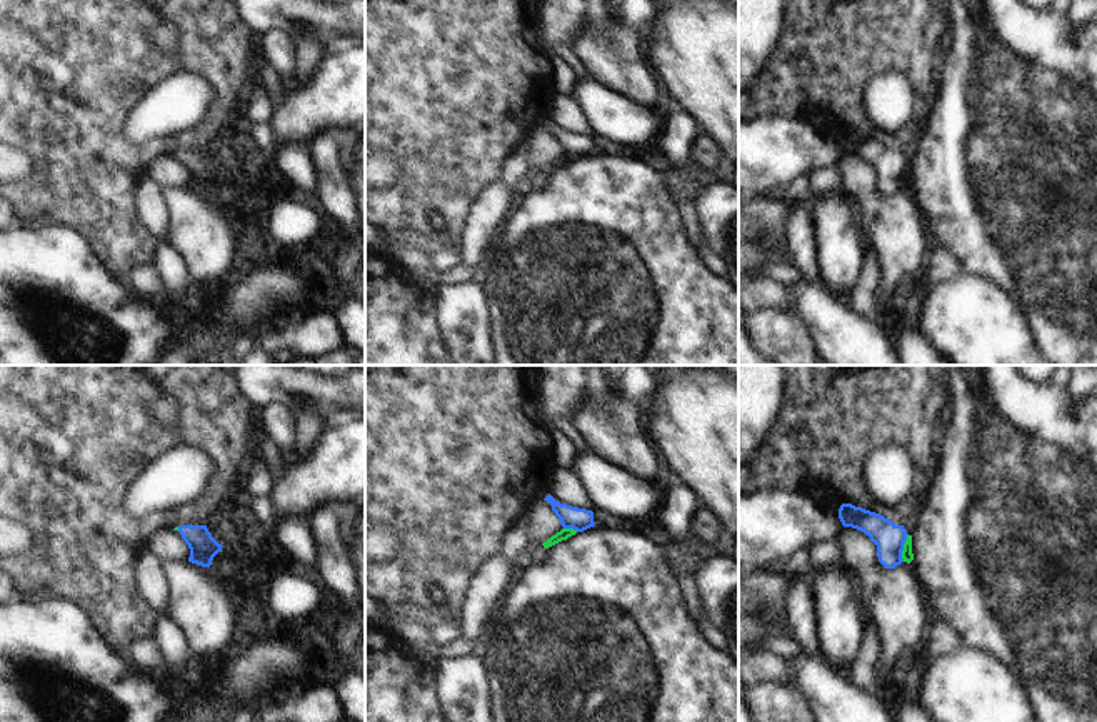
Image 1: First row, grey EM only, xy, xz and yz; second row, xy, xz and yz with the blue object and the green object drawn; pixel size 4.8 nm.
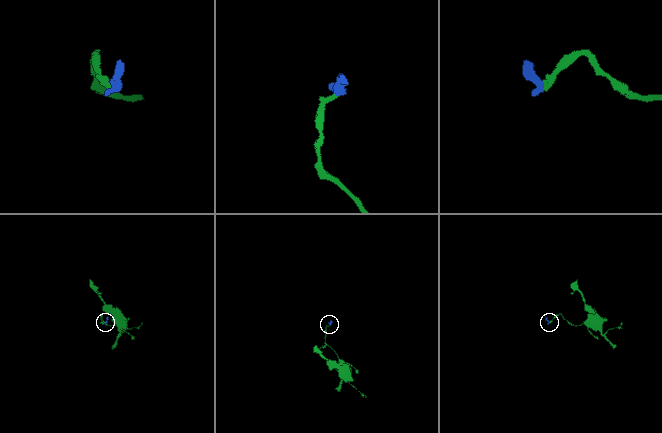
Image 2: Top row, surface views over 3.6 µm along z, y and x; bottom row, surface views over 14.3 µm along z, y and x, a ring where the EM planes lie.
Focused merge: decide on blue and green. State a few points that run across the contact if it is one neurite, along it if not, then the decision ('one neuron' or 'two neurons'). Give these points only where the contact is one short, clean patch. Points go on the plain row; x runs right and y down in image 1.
line yz (889, 164), (902, 174), (907, 182); one neuron

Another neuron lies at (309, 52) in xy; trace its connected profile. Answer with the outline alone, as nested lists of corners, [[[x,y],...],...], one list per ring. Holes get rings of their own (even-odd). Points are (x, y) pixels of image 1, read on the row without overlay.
[[[295,33],[293,45],[297,53],[295,80],[302,83],[312,77],[313,67],[325,55],[325,52],[313,38],[302,33]]]

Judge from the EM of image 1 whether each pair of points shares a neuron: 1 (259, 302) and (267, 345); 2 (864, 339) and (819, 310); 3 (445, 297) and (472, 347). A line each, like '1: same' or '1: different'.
1: different
2: same
3: same

